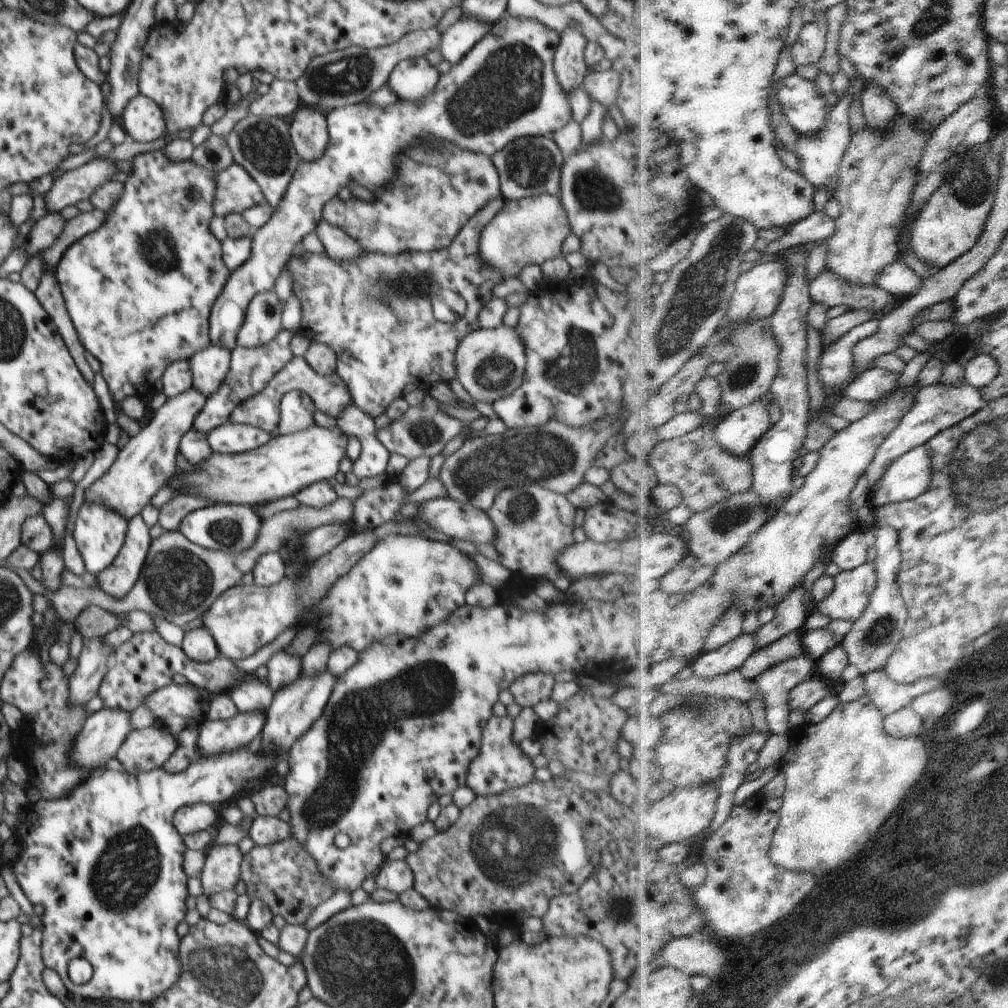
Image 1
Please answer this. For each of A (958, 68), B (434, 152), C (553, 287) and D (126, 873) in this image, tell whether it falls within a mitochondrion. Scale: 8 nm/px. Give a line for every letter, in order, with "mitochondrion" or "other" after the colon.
A: other
B: mitochondrion
C: other
D: mitochondrion

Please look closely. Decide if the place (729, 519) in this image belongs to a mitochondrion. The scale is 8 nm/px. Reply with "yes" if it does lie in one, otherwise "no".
yes

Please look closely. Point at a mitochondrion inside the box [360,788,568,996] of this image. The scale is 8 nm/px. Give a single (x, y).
(514, 844)

